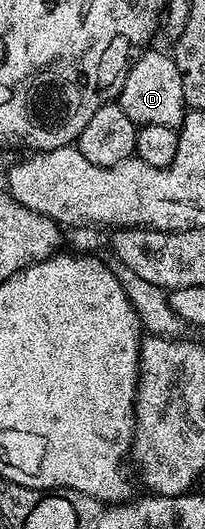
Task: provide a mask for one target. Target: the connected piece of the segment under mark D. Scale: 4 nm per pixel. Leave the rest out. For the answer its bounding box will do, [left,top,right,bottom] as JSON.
[119,51,187,129]

